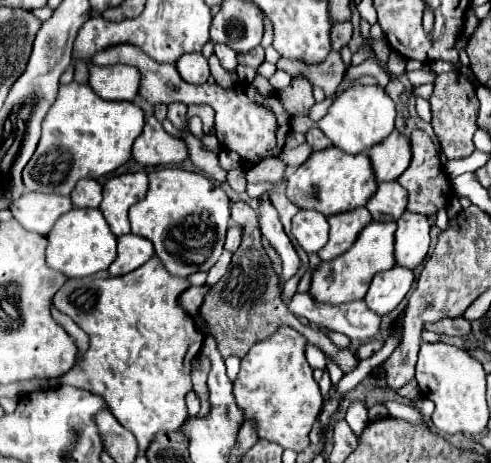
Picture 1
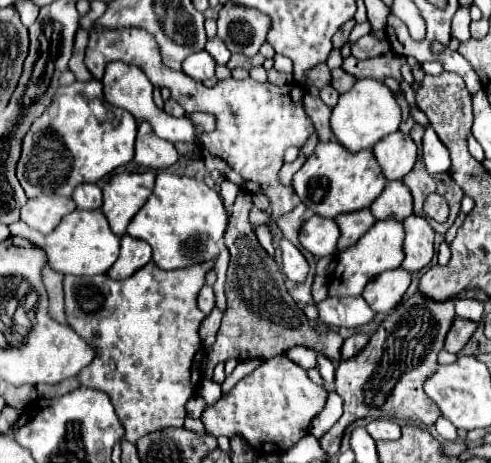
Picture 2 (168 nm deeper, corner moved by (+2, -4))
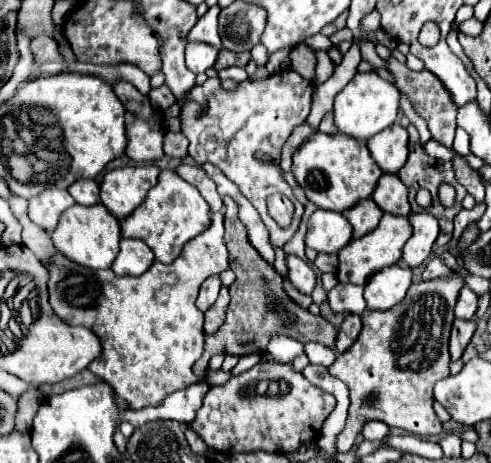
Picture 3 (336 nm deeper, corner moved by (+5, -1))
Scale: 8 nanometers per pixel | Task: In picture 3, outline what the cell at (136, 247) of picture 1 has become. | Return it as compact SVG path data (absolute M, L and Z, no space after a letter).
M121 239L121 249L111 269L119 277L141 275L153 265L153 261L155 261L153 251L141 239Z

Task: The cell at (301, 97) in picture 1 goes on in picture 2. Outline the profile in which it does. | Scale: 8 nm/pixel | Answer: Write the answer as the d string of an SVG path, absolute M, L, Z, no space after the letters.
M304 94L304 110L308 114L308 118L312 120L314 128L316 128L316 134L322 142L330 140L332 138L332 132L328 128L328 116L330 116L330 108L322 102L322 100L316 100L312 98L310 94Z

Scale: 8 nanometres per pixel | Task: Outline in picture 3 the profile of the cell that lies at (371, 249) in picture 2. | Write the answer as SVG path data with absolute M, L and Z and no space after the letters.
M383 213L381 223L377 225L377 229L373 229L371 233L353 239L341 253L339 253L339 271L337 277L341 283L355 283L355 285L365 285L365 281L381 271L387 265L393 265L401 259L401 251L403 245L407 243L407 239L411 237L413 227L409 223L407 217L403 215L393 215L393 213Z

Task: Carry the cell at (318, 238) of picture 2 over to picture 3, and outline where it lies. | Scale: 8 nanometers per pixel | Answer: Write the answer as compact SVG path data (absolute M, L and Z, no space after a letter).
M317 209L309 219L307 247L323 253L339 253L351 239L351 223L345 221L343 213Z

